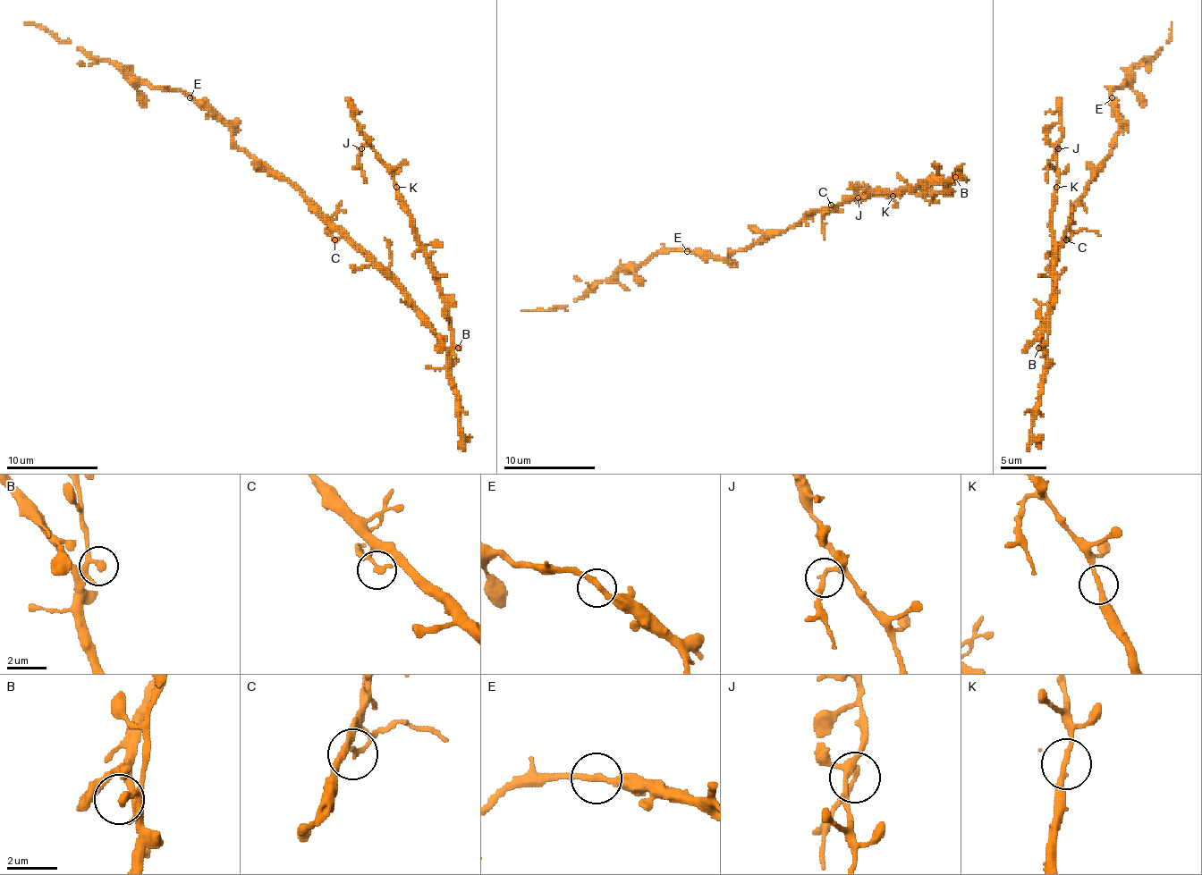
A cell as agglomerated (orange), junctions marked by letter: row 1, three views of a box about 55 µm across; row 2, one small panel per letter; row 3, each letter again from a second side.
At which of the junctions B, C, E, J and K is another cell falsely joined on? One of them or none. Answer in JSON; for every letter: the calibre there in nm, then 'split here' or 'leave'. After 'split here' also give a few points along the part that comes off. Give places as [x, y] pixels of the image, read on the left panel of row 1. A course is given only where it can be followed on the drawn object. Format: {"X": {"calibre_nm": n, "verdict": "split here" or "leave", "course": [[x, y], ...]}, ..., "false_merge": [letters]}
{"B": {"calibre_nm": 220, "verdict": "leave"}, "C": {"calibre_nm": 160, "verdict": "leave"}, "E": {"calibre_nm": 280, "verdict": "leave"}, "J": {"calibre_nm": 200, "verdict": "split here", "course": [[361, 148], [359, 162], [367, 182]]}, "K": {"calibre_nm": 200, "verdict": "leave"}, "false_merge": ["J"]}

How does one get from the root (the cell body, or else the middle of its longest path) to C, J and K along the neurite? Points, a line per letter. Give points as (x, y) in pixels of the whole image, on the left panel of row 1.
C: (351, 239), (343, 238), (334, 239)
J: (351, 239), (449, 348), (446, 299), (393, 171), (368, 146), (361, 148)
K: (351, 239), (449, 348), (446, 299), (396, 187)

